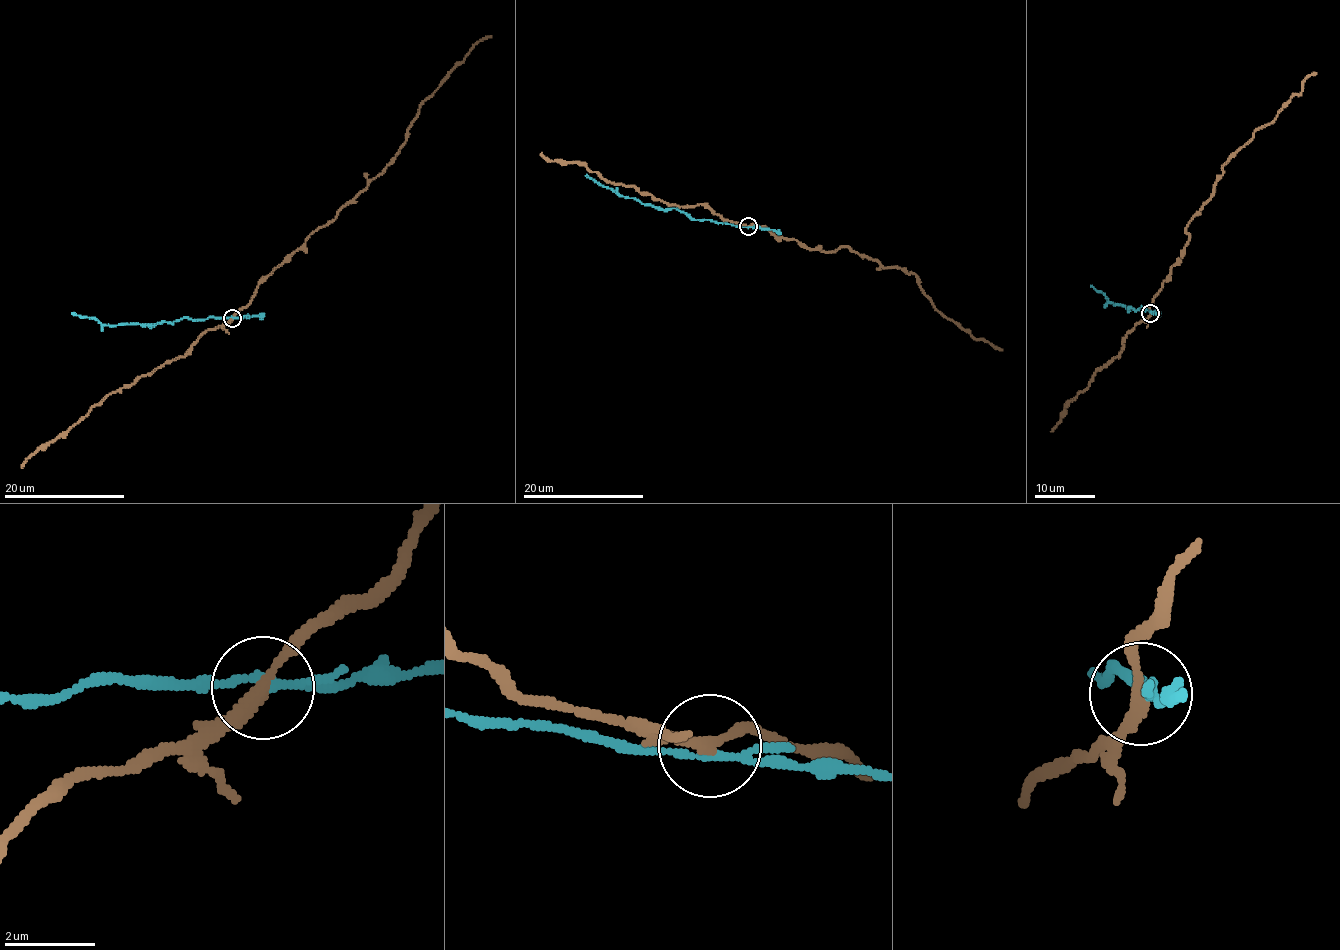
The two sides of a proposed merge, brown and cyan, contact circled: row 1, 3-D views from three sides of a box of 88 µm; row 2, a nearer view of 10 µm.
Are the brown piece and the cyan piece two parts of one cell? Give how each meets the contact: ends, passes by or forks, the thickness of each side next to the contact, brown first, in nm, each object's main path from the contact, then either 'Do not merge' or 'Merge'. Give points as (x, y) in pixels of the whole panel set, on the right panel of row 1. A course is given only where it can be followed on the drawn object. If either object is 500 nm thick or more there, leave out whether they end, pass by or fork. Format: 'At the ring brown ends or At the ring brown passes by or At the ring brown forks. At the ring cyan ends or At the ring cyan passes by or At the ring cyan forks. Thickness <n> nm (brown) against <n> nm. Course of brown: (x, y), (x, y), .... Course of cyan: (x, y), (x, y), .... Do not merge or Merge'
At the ring brown passes by. At the ring cyan passes by. Thickness 240 nm (brown) against 160 nm. Course of brown: (1149, 313), (1152, 300), (1181, 258), (1186, 226), (1212, 195), (1223, 164), (1316, 72). Course of cyan: (1151, 313), (1141, 307), (1128, 309), (1113, 303), (1092, 285). Do not merge

